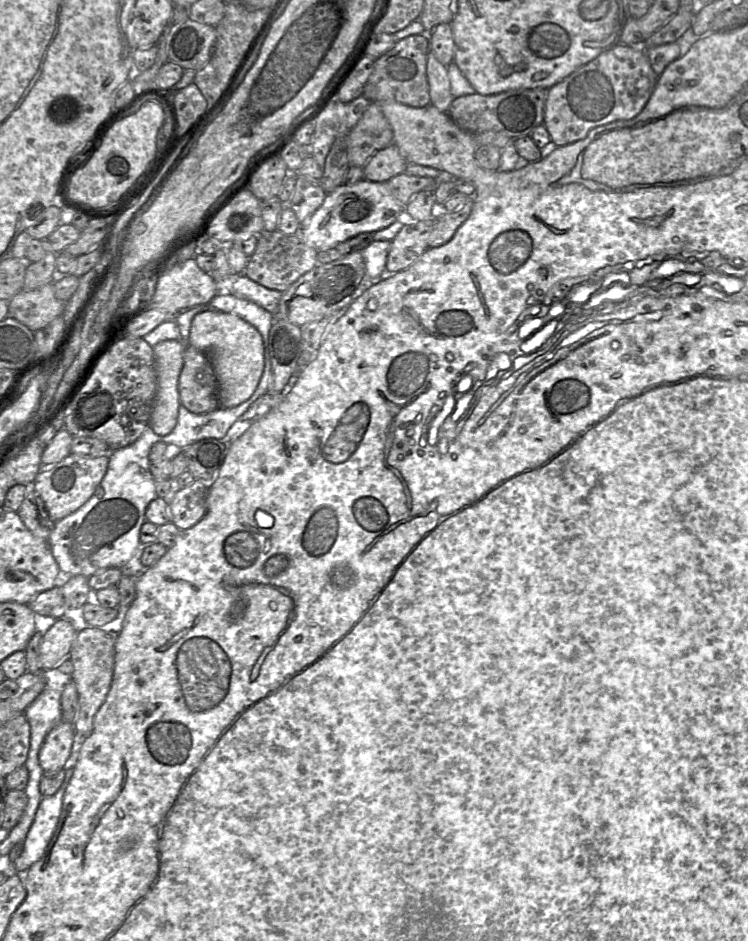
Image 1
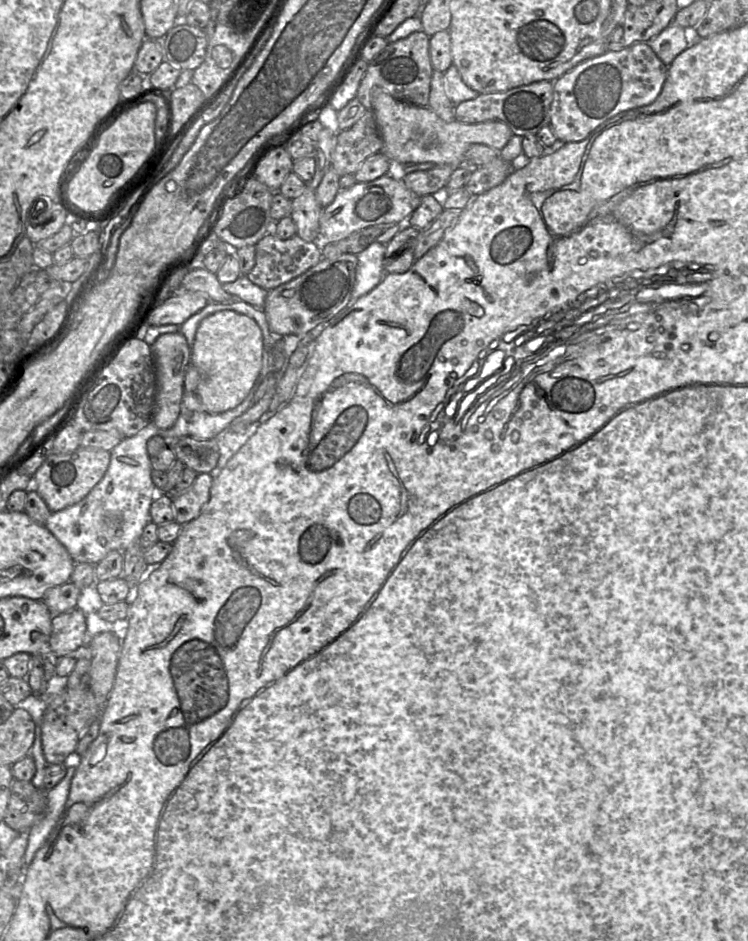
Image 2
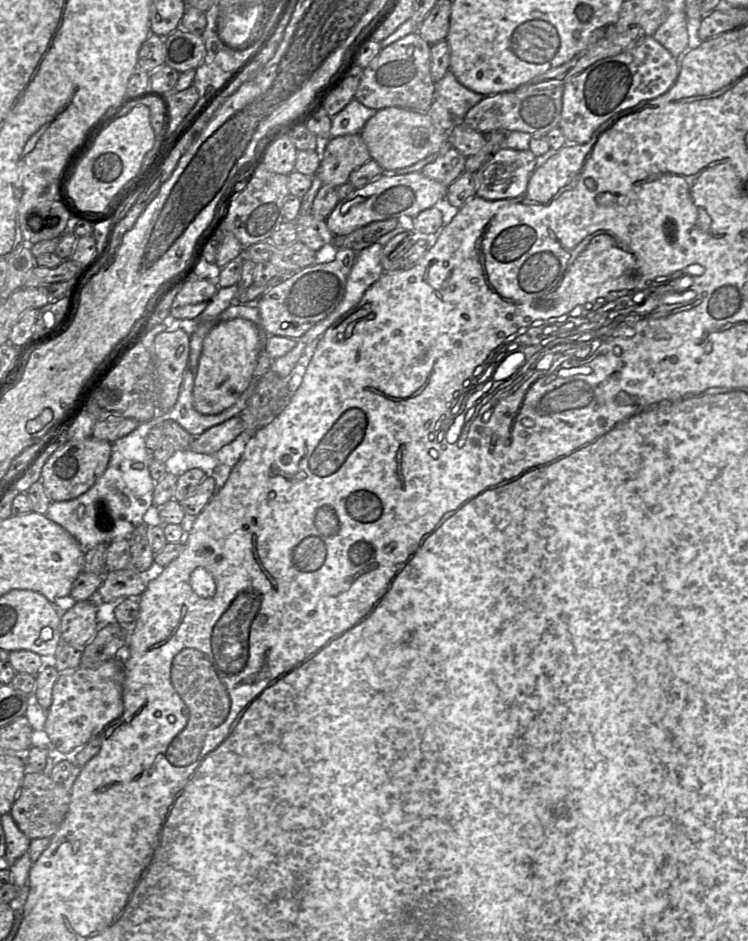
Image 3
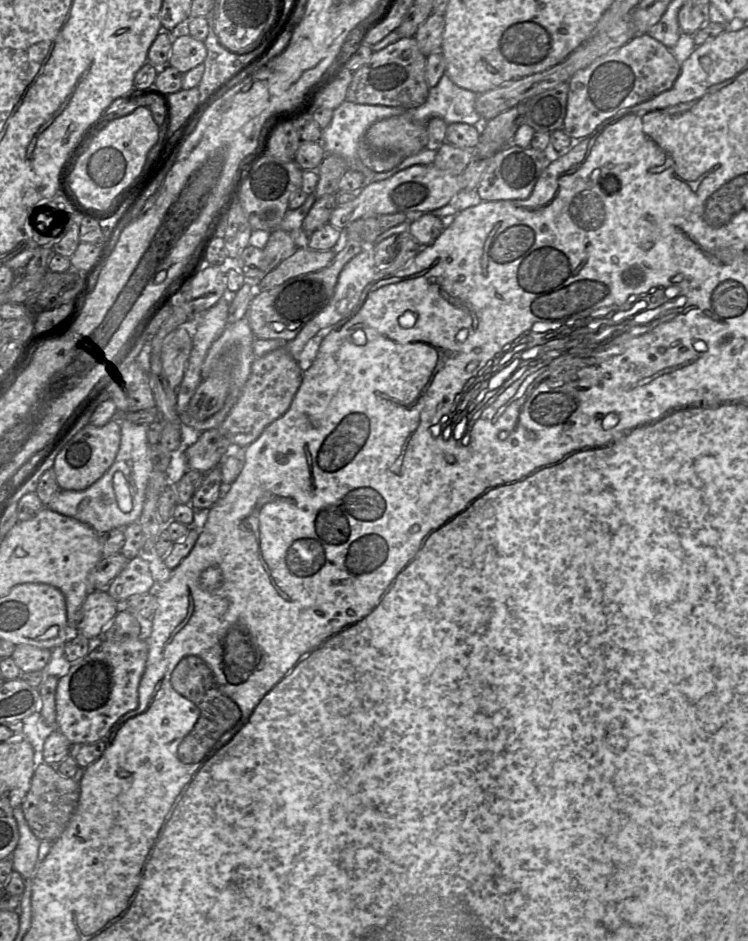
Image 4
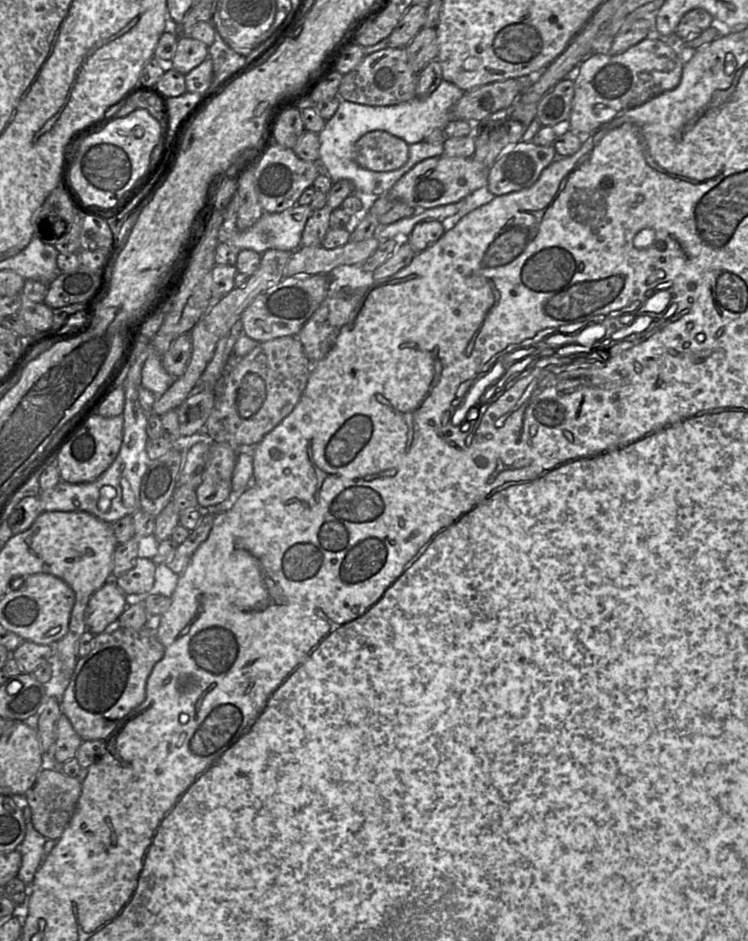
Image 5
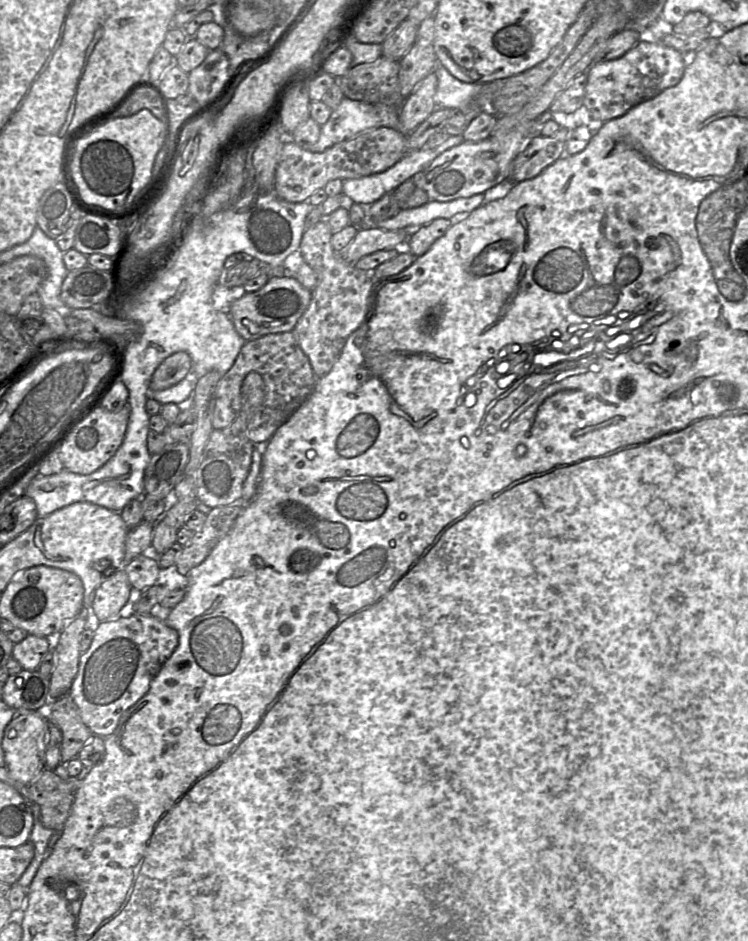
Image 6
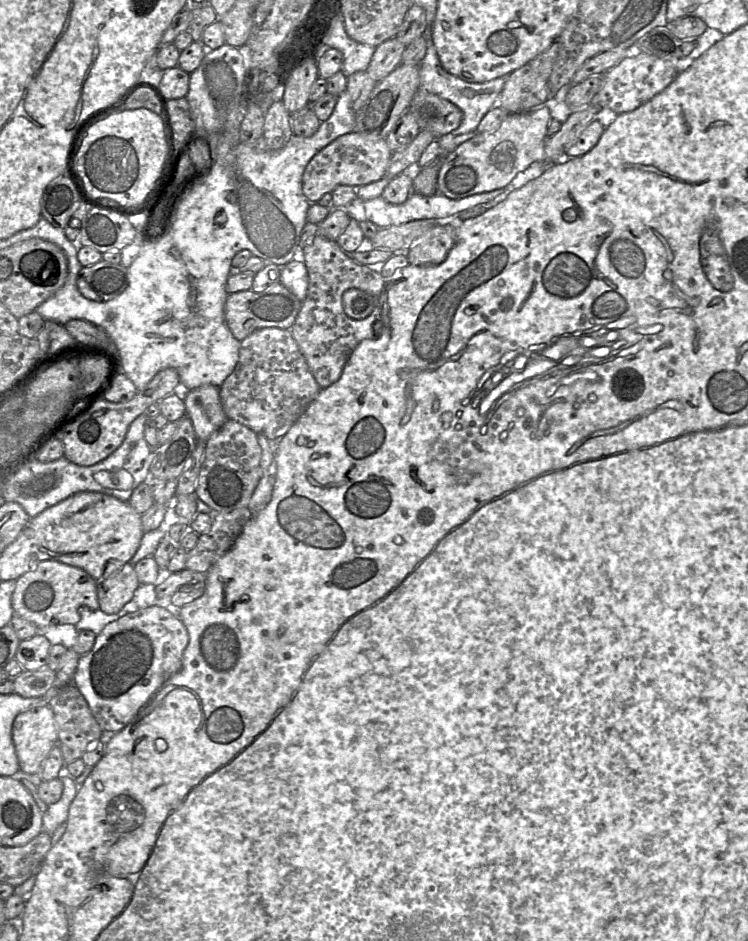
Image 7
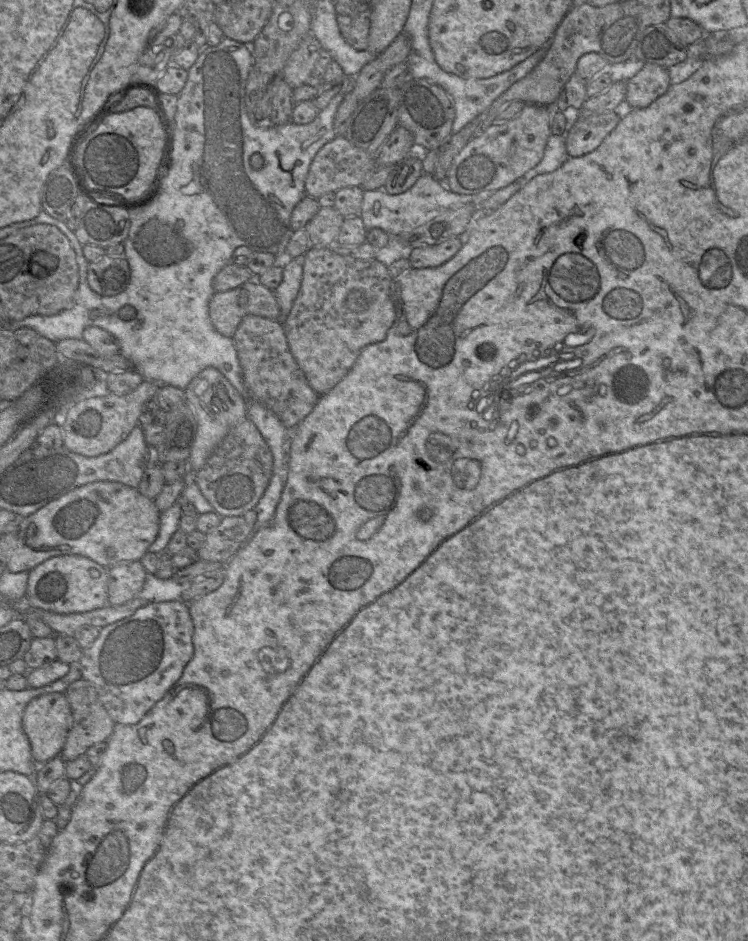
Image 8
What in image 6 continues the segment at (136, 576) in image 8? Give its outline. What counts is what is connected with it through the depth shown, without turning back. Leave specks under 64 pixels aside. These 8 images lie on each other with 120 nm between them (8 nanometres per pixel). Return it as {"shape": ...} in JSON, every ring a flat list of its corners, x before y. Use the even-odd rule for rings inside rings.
{"shape":[[124,569,106,579,95,591,91,608,97,618,104,622,116,616,128,603,132,589]]}

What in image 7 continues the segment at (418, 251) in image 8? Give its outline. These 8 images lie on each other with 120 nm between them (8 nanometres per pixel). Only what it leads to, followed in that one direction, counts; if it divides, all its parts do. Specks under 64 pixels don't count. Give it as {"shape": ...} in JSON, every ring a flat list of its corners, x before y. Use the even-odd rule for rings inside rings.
{"shape":[[451,224,435,226,425,238,407,251,410,264,434,266,442,263,456,243,456,229]]}

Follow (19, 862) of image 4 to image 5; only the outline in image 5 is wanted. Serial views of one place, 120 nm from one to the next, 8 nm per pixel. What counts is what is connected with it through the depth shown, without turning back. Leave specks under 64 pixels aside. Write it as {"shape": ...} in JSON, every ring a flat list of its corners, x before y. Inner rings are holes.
{"shape":[[25,796,19,798,19,807,23,812,26,832,24,840,16,848,22,856,22,862,17,877,24,884,30,886,34,881,36,872,42,864,43,850,47,838,34,828,31,809,28,806]]}

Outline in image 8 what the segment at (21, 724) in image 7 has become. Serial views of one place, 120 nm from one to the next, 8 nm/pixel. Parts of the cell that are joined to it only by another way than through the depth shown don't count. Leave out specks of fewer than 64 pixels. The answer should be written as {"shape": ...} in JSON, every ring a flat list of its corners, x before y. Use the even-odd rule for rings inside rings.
{"shape":[[47,693,32,699,23,712,23,730,27,735,32,757,37,765,58,756,72,725,72,713,64,693]]}

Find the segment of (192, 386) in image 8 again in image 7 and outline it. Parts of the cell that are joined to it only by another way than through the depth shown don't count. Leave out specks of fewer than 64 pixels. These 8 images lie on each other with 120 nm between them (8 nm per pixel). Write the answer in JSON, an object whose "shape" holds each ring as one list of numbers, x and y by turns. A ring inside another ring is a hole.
{"shape":[[205,384,190,390,184,403,198,441,206,442,228,420,217,386]]}

